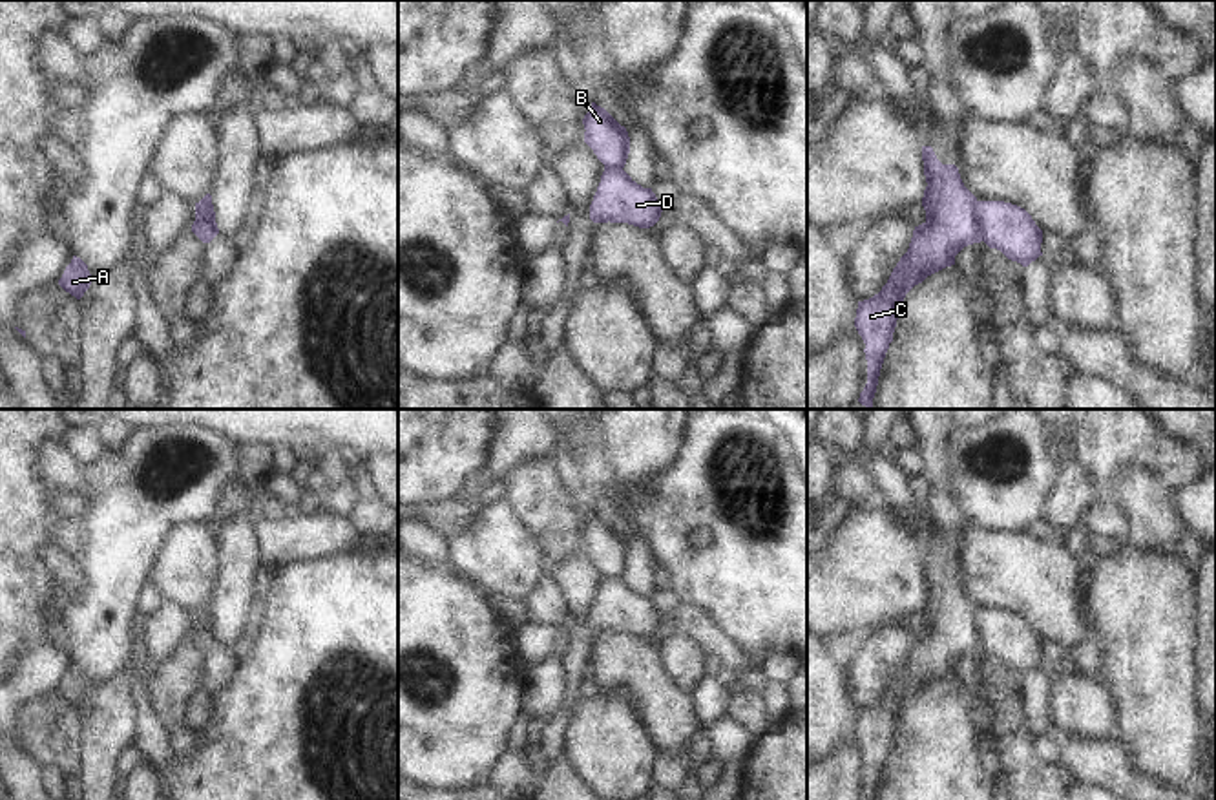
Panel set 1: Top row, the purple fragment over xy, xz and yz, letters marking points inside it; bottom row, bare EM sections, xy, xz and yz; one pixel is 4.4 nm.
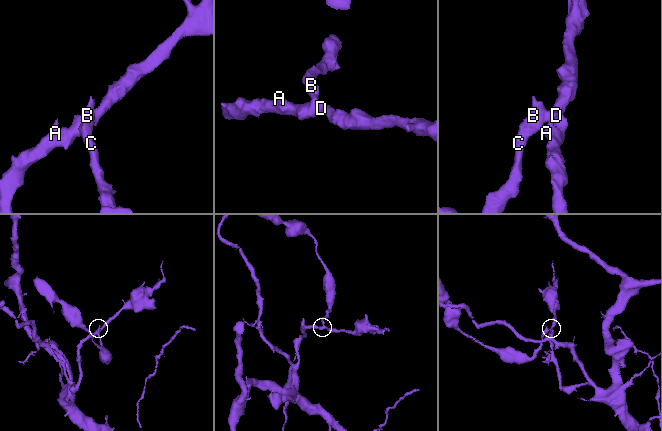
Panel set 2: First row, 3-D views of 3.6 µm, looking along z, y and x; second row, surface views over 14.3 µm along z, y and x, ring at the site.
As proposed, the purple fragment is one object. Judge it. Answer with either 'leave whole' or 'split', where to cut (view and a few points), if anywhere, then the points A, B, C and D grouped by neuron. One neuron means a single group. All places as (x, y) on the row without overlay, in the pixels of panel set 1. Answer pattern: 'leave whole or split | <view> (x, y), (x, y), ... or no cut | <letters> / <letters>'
split | yz (975, 610), (974, 623), (985, 649) | A D / B C

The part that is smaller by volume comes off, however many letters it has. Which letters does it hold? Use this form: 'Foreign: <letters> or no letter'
Foreign: B, C

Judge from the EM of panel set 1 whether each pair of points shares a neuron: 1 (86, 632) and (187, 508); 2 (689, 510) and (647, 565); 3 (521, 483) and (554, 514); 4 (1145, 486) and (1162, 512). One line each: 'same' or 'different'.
1: same
2: different
3: same
4: same

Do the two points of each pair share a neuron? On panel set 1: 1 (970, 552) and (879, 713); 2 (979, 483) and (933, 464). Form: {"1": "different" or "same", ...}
{"1": "different", "2": "different"}

